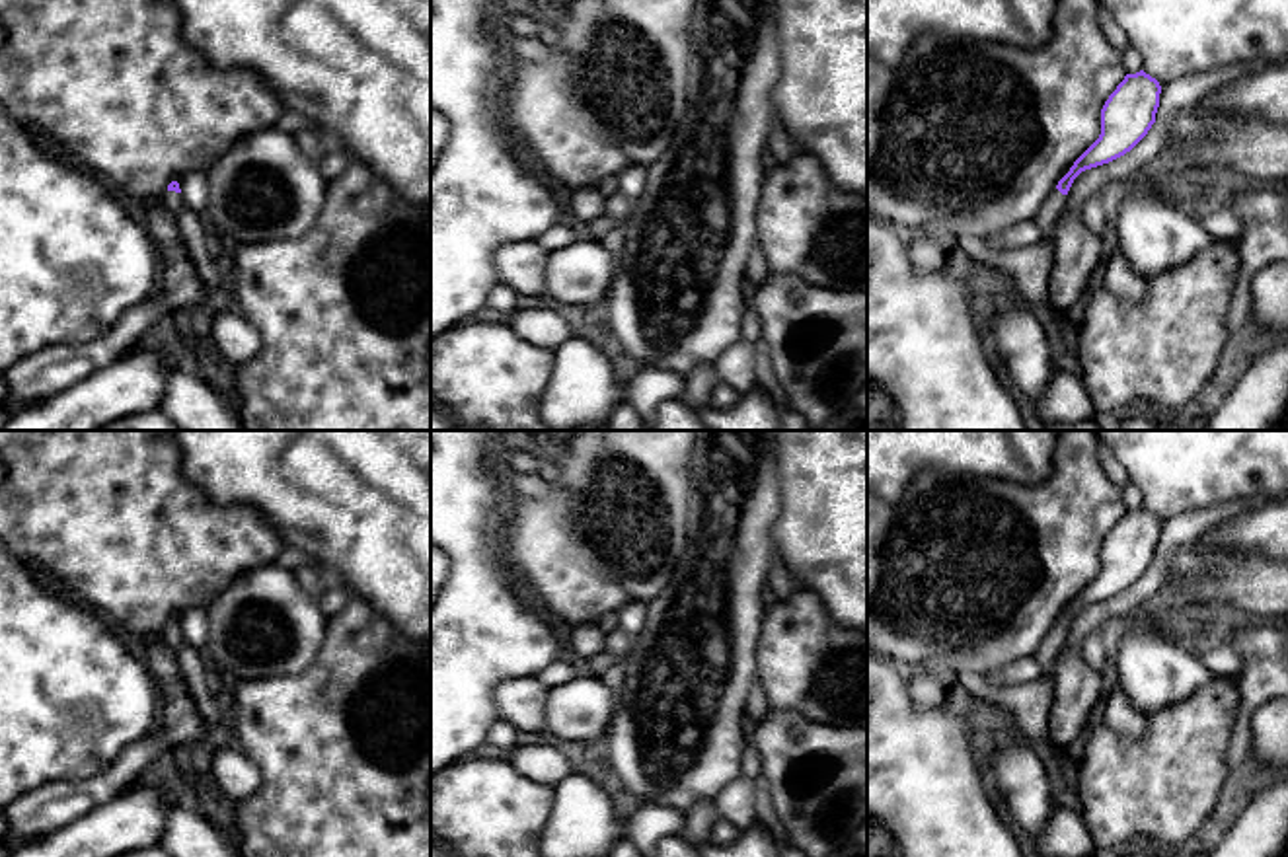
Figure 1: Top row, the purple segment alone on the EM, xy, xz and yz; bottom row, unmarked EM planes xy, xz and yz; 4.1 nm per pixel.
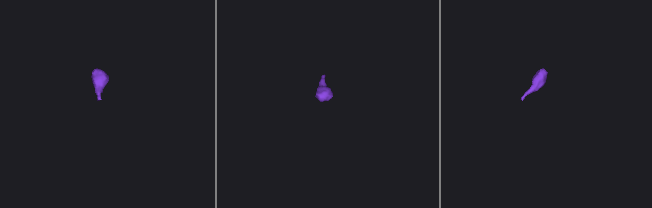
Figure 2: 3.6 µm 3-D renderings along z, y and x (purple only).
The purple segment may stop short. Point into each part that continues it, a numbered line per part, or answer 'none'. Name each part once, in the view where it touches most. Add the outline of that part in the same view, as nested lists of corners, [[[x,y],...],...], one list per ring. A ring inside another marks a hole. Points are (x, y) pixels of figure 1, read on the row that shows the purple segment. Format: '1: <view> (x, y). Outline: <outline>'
1: xy (172, 201). Outline: [[[166,191],[164,197],[162,197],[162,201],[164,201],[164,206],[166,206],[175,218],[179,216],[181,206],[185,205],[181,193],[175,193],[175,191]]]

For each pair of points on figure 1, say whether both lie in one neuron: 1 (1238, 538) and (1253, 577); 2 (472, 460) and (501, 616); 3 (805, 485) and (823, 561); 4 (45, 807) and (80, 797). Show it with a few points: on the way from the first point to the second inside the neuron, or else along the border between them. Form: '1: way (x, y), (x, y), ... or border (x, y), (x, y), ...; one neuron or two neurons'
1: border (1199, 542), (1214, 550), (1267, 558); two neurons
2: way (472, 499), (476, 577); one neuron
3: way (823, 505), (823, 542); one neuron
4: way (53, 805), (73, 797); one neuron

